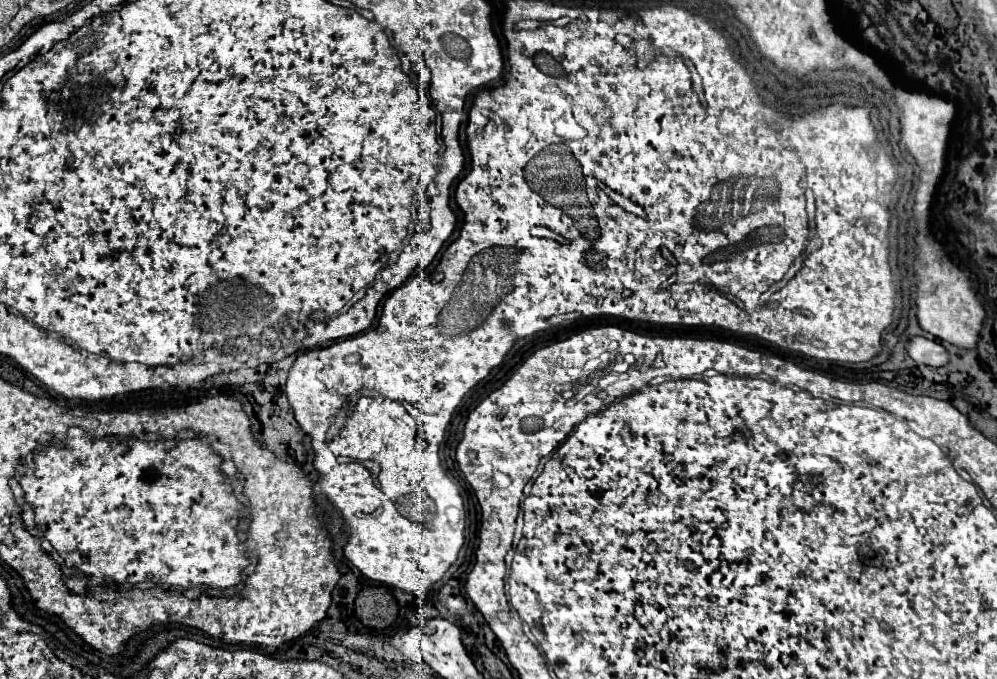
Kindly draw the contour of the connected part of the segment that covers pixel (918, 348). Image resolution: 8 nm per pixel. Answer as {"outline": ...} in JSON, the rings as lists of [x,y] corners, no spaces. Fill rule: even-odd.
{"outline":[[[923,336],[911,338],[911,342],[907,344],[907,354],[919,364],[927,364],[935,368],[949,364],[949,352],[939,342],[927,340]]]}

